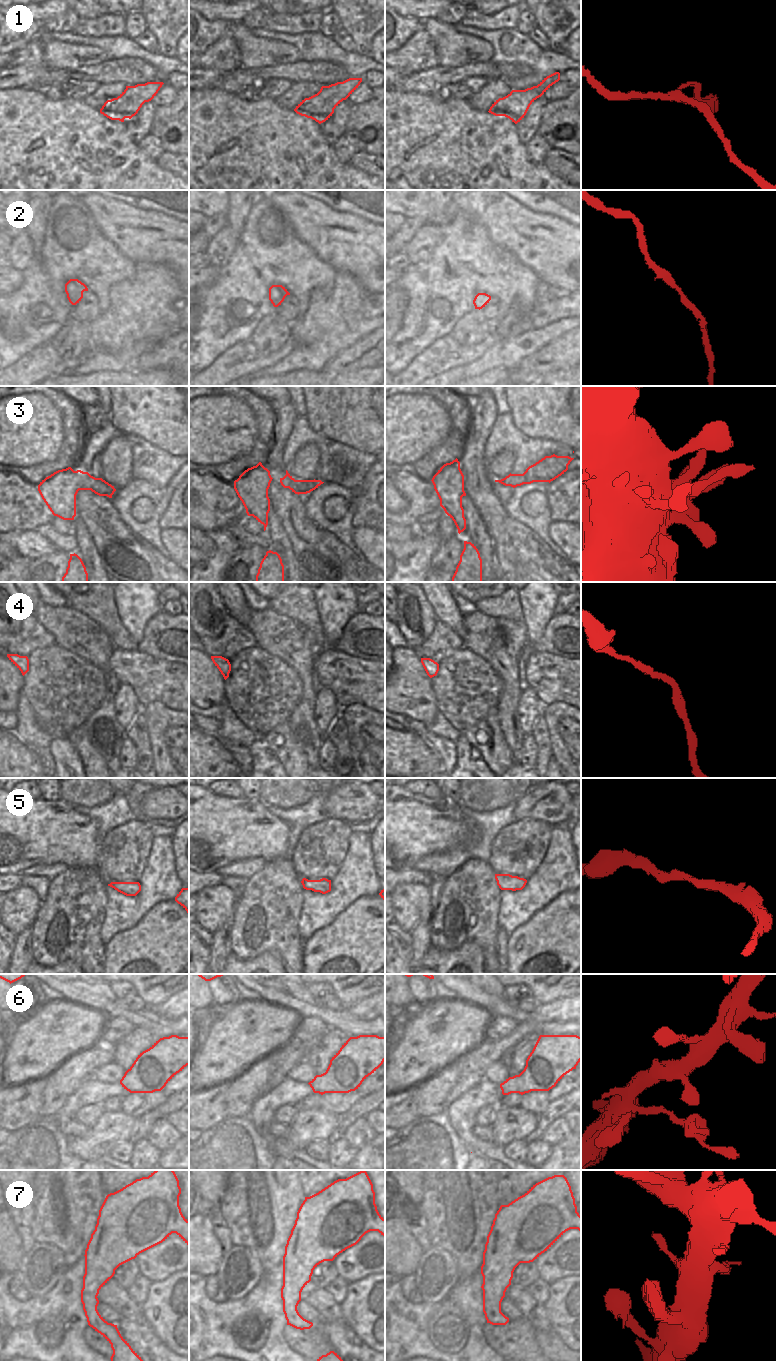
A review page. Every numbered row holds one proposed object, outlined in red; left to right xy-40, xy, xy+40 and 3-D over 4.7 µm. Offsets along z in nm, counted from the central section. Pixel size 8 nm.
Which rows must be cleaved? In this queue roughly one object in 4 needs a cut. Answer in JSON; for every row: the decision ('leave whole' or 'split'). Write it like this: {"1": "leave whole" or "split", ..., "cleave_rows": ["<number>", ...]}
{"1": "leave whole", "2": "leave whole", "3": "leave whole", "4": "leave whole", "5": "leave whole", "6": "leave whole", "7": "leave whole", "cleave_rows": []}

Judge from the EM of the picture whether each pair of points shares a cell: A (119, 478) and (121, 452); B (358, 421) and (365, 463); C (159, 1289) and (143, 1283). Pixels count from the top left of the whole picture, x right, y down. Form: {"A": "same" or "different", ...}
{"A": "same", "B": "different", "C": "different"}

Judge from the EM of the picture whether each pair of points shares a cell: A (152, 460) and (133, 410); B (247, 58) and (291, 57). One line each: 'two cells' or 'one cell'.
A: two cells
B: one cell

